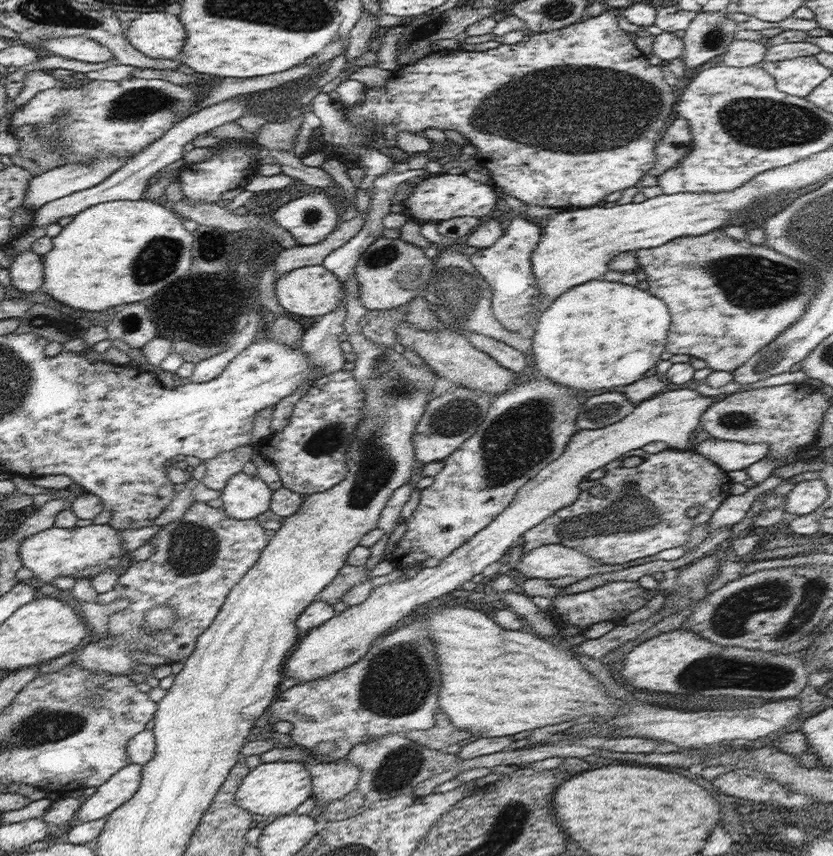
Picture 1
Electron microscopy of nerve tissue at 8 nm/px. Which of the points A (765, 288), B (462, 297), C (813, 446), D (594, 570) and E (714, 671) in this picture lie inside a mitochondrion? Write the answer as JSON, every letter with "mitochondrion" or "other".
{"A":"mitochondrion","B":"mitochondrion","C":"other","D":"other","E":"mitochondrion"}

